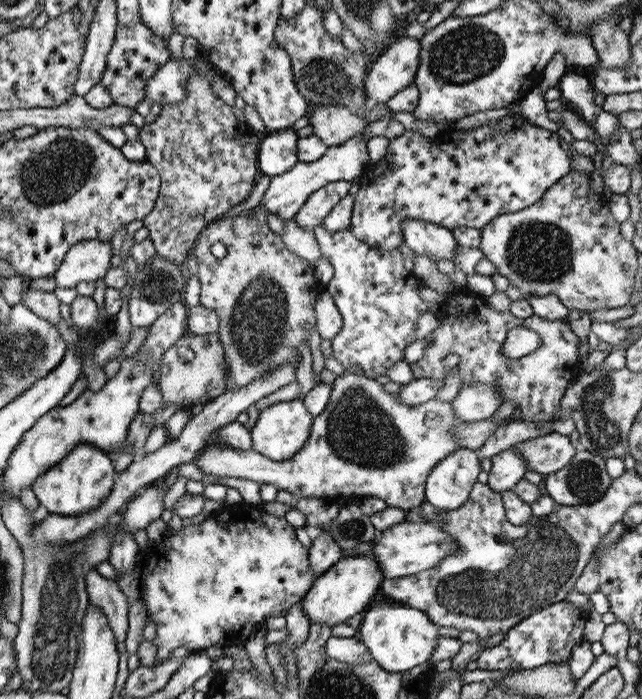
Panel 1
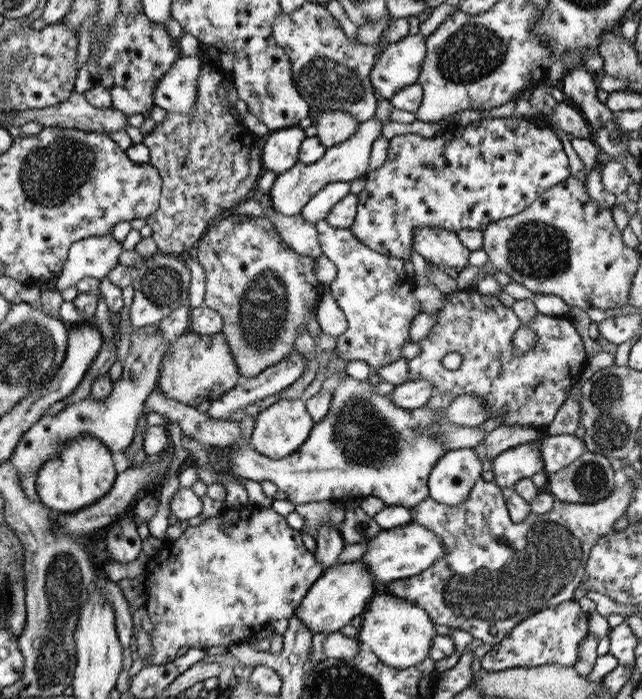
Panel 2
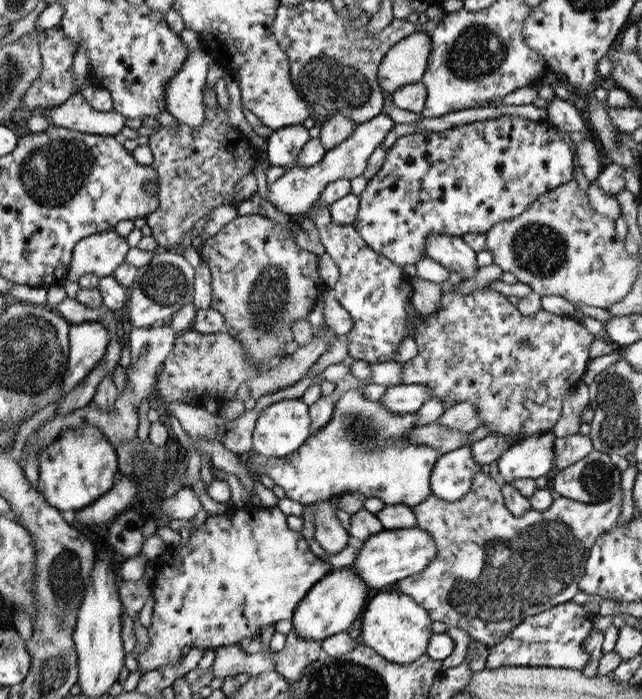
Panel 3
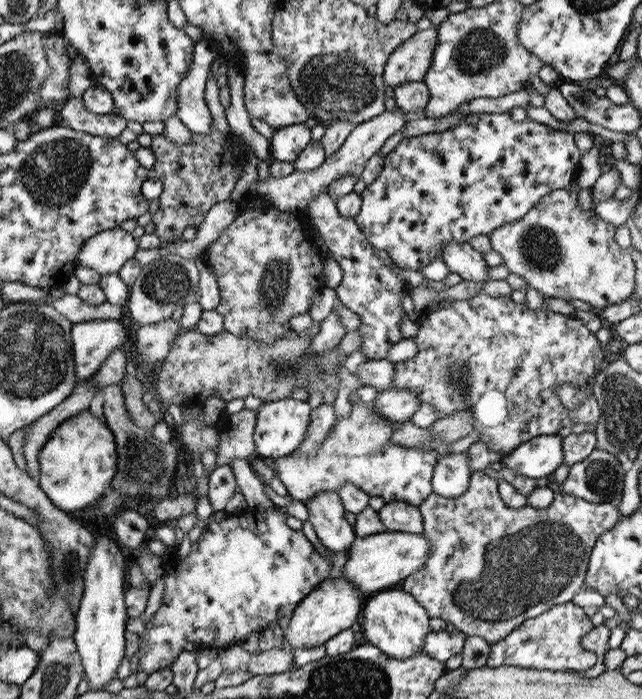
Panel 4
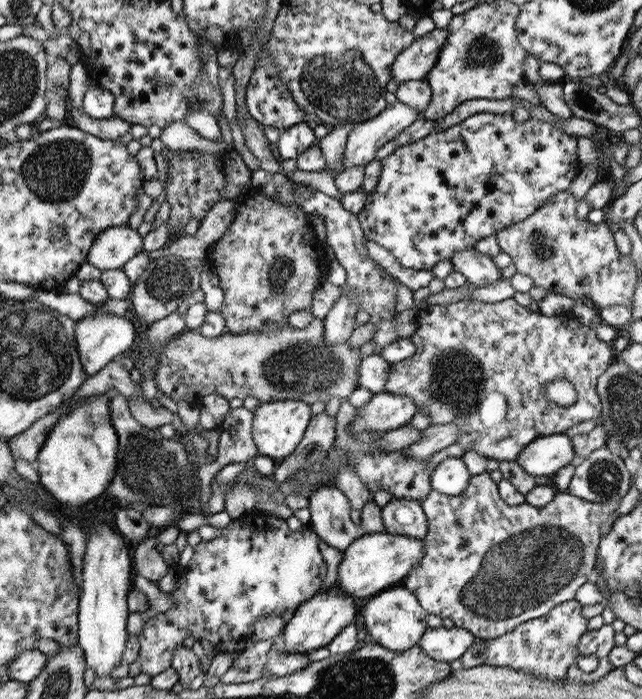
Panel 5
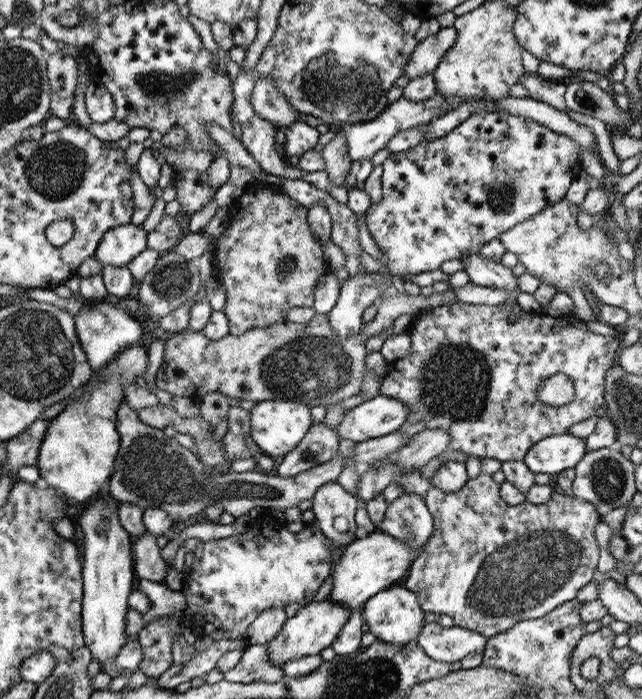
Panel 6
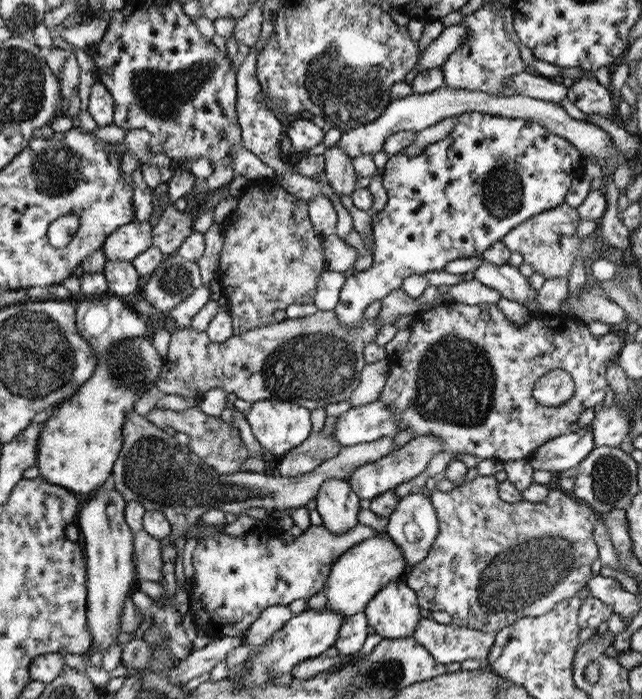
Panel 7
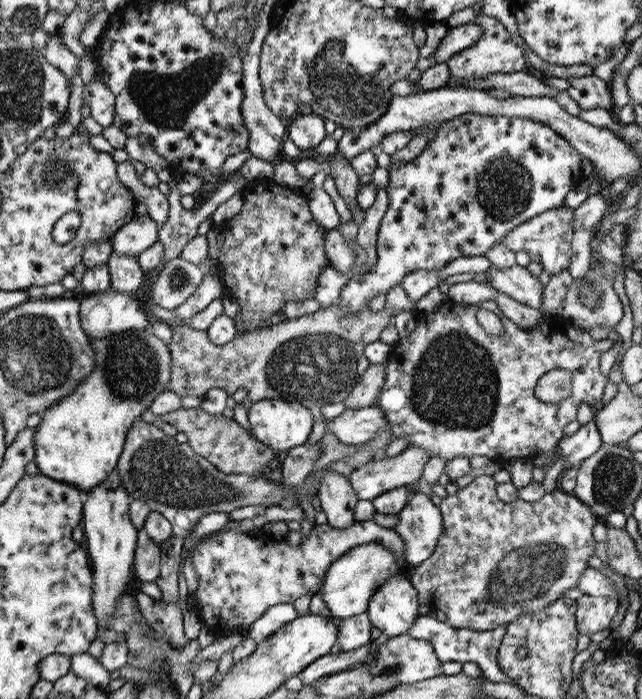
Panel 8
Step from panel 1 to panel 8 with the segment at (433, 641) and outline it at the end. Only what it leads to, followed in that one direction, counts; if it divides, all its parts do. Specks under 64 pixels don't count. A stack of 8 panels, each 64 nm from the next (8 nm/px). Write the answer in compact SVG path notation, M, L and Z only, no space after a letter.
M397 572L371 596L365 614L369 616L371 626L389 638L395 638L405 636L411 630L411 624L419 618L417 606L417 590L411 586L409 578Z

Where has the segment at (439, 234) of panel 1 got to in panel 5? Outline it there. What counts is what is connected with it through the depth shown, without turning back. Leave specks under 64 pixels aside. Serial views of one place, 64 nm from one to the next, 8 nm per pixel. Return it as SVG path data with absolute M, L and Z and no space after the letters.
M467 248L463 252L455 252L449 258L449 262L451 262L453 270L463 274L467 284L475 284L475 288L503 280L501 270L491 262L491 258L485 254L477 254L471 248Z

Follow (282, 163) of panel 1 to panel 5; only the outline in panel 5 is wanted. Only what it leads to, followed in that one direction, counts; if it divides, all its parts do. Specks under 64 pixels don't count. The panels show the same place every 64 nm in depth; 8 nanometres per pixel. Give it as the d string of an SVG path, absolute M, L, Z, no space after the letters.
M299 122L291 128L281 130L279 140L277 140L277 148L279 148L279 158L281 160L297 160L297 156L301 152L305 152L317 138L313 136L313 130L305 124Z

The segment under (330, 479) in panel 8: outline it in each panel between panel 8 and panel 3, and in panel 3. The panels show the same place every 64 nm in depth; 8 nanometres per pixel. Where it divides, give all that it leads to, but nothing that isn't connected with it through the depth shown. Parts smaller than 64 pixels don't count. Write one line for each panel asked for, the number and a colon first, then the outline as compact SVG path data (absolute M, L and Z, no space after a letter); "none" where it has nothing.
3: M333 498L311 504L315 510L315 540L327 554L337 554L351 544L351 536L341 528L341 522L335 516L335 504Z
4: M323 492L311 500L305 502L305 508L309 512L309 522L313 524L313 530L319 538L319 542L335 552L349 550L355 540L355 530L345 522L345 510L339 502L337 492Z
5: M333 484L315 488L307 508L311 514L309 526L327 546L345 552L347 546L359 538L359 530L349 520L349 502Z
6: M327 482L317 488L311 502L315 526L321 530L321 534L331 542L345 546L351 544L357 528L353 522L353 514L359 508L355 498L337 482Z
7: M329 478L321 484L315 496L315 510L321 516L321 526L333 534L345 534L359 524L359 496L341 478Z

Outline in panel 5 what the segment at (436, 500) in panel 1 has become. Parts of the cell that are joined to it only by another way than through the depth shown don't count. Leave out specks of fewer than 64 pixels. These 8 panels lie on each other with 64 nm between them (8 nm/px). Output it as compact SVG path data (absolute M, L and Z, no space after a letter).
M445 458L431 472L431 488L445 496L461 494L467 488L469 480L471 474L467 472L467 466L461 458Z

